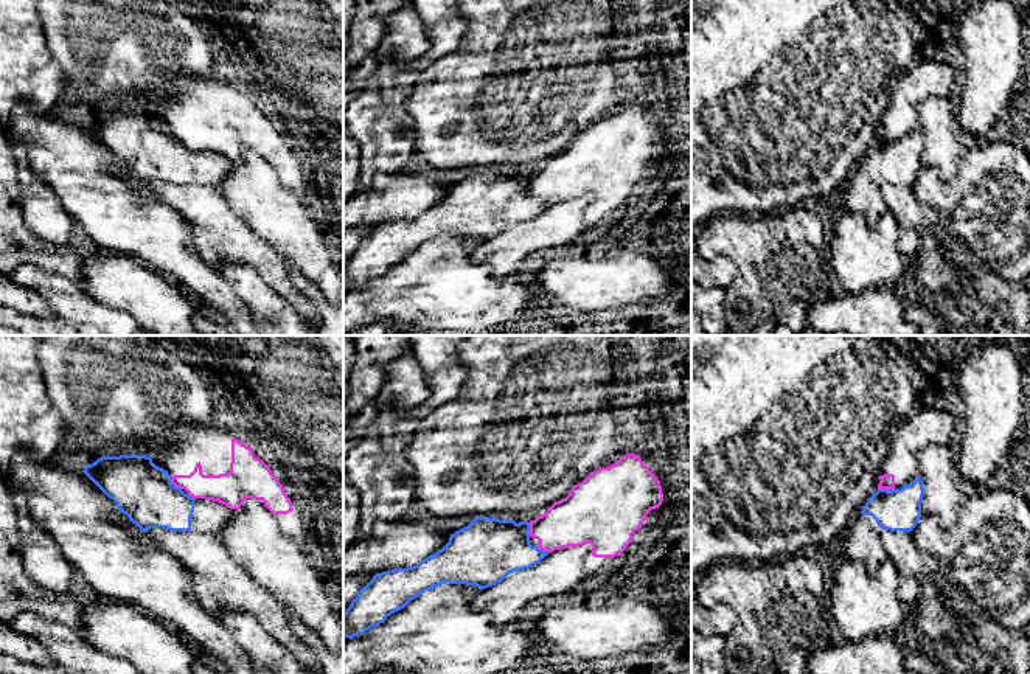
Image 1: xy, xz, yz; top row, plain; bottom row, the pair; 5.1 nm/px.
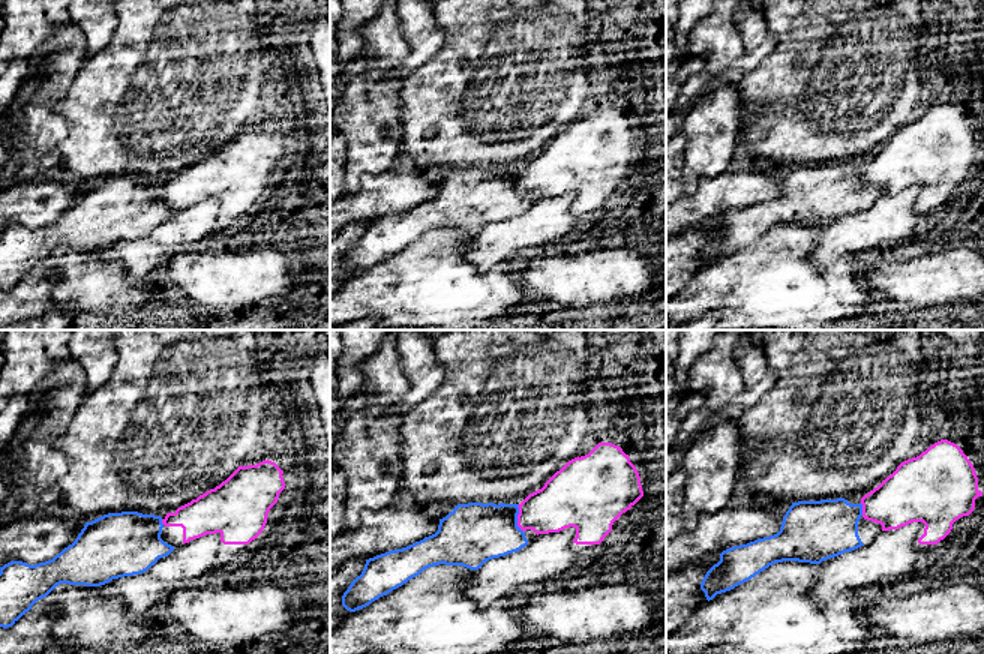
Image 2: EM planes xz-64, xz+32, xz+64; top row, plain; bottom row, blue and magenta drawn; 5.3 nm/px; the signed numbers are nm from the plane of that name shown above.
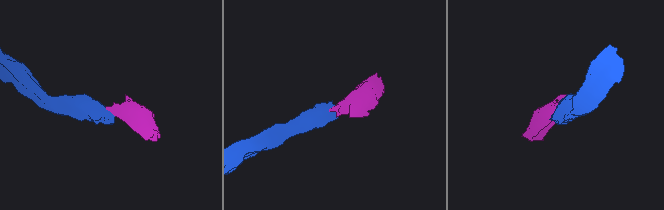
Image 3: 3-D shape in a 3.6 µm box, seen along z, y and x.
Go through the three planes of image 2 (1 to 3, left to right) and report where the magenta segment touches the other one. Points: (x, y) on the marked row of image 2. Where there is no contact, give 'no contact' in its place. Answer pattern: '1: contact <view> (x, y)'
1: contact xz-64 (161, 522)
2: contact xz+32 (516, 518)
3: contact xz+64 (861, 509)

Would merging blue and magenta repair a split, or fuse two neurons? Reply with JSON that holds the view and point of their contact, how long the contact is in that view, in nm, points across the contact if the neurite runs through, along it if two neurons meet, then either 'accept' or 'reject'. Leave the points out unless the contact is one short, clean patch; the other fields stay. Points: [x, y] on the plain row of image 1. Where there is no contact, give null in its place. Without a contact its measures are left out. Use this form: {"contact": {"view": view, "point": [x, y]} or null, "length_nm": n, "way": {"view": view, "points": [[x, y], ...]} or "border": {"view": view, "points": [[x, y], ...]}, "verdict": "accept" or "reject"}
{"contact": {"view": "yz", "point": [886, 142]}, "length_nm": 90, "border": {"view": "yz", "points": [[878, 140], [894, 142]]}, "verdict": "reject"}

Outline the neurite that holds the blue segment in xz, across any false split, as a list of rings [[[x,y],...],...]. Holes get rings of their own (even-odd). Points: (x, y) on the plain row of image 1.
[[[475,169],[468,179],[451,186],[449,194],[437,205],[427,208],[413,219],[395,221],[376,225],[373,231],[359,242],[343,266],[343,289],[353,292],[379,278],[391,266],[404,261],[412,252],[426,242],[441,236],[466,236],[480,242],[496,238],[510,225],[520,224],[539,216],[548,203],[530,196],[530,174],[500,172]]]

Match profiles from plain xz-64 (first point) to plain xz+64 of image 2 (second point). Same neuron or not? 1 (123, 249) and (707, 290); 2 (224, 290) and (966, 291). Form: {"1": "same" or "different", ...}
{"1": "different", "2": "same"}

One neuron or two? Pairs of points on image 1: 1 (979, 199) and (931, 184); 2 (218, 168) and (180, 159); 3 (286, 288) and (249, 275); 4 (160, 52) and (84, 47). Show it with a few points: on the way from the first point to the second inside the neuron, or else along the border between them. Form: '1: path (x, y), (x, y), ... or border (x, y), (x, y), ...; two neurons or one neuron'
1: path (967, 198), (963, 194), (943, 194); one neuron
2: path (208, 168), (190, 166); one neuron
3: border (244, 261), (289, 305); two neurons
4: path (142, 47), (103, 47); one neuron

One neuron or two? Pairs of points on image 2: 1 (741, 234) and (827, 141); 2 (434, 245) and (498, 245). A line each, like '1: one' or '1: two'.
1: two
2: two

